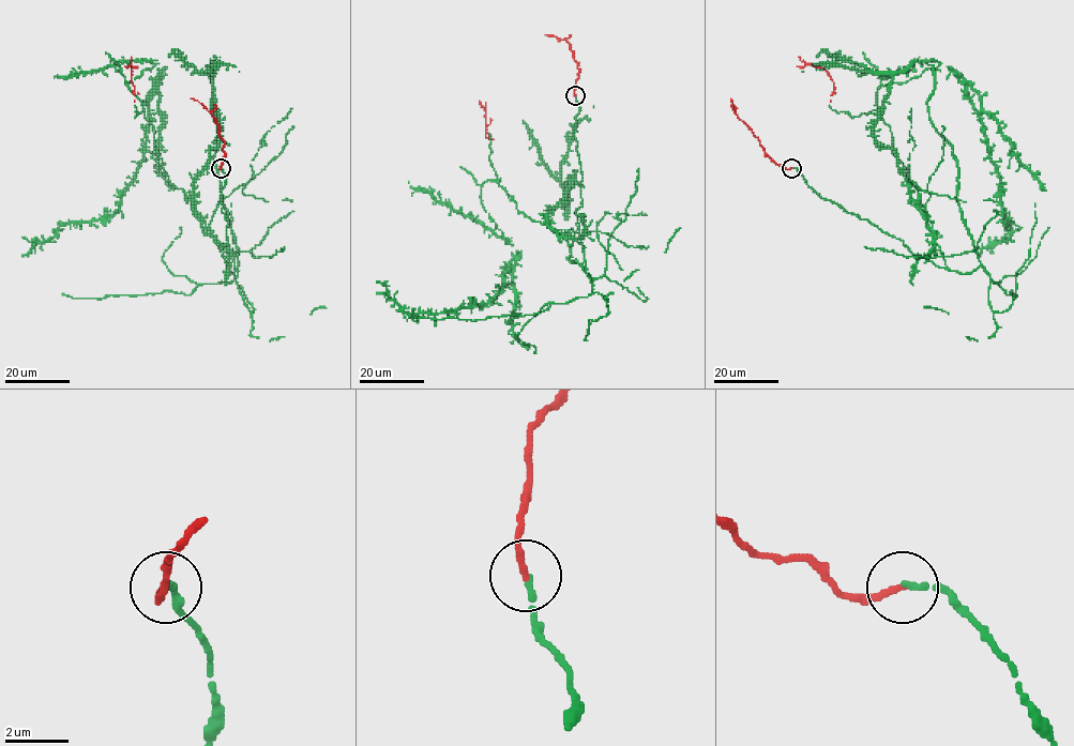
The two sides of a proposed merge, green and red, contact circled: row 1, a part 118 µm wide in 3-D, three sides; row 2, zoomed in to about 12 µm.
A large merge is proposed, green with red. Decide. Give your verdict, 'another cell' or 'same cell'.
same cell

